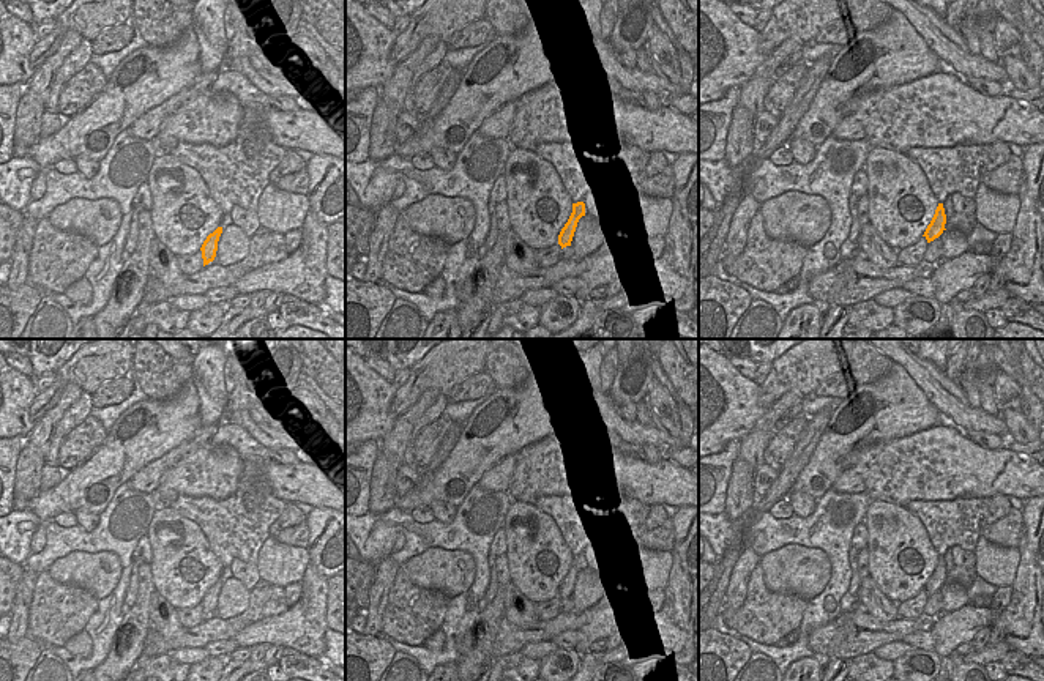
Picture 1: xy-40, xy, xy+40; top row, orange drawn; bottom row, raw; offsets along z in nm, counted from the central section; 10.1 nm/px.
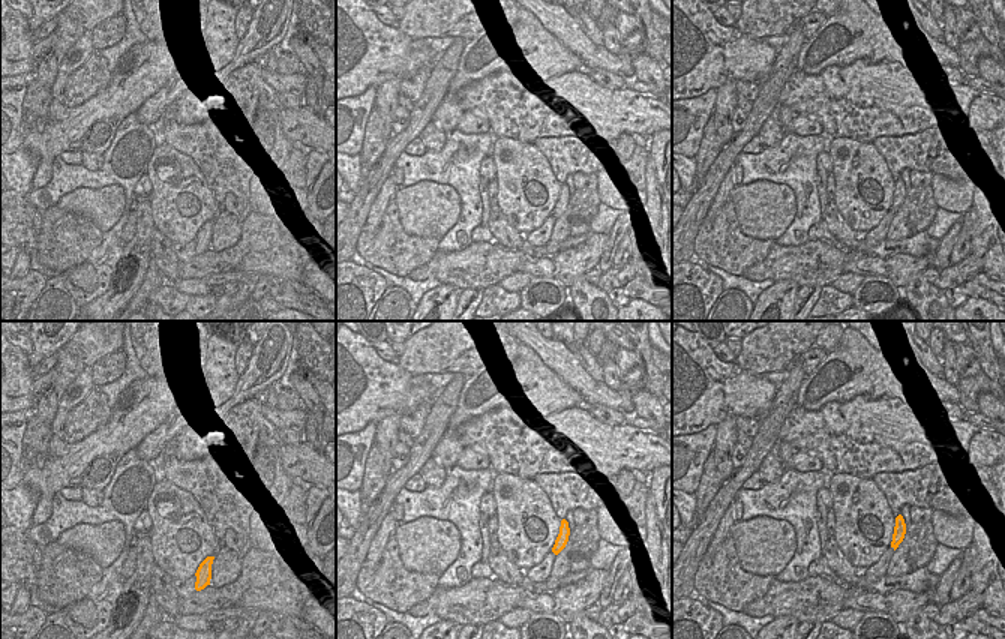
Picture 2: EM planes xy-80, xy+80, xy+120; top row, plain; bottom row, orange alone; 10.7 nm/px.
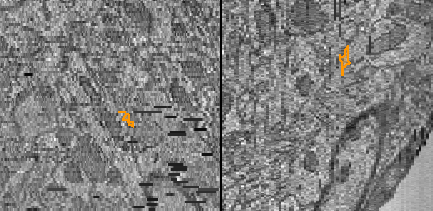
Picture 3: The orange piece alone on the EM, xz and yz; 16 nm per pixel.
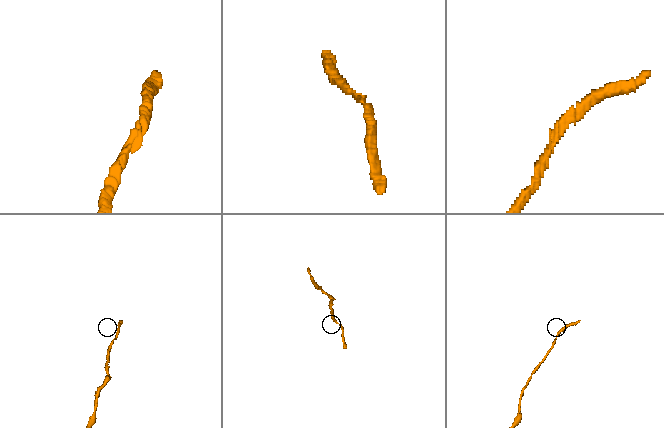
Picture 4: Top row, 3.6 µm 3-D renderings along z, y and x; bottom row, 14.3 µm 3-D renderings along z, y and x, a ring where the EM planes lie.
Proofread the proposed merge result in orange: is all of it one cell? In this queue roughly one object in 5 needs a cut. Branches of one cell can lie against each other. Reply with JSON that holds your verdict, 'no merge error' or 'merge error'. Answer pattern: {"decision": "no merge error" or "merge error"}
{"decision": "no merge error"}

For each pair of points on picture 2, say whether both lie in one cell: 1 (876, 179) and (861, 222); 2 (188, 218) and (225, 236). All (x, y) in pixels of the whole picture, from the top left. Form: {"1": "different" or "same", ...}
{"1": "same", "2": "different"}

